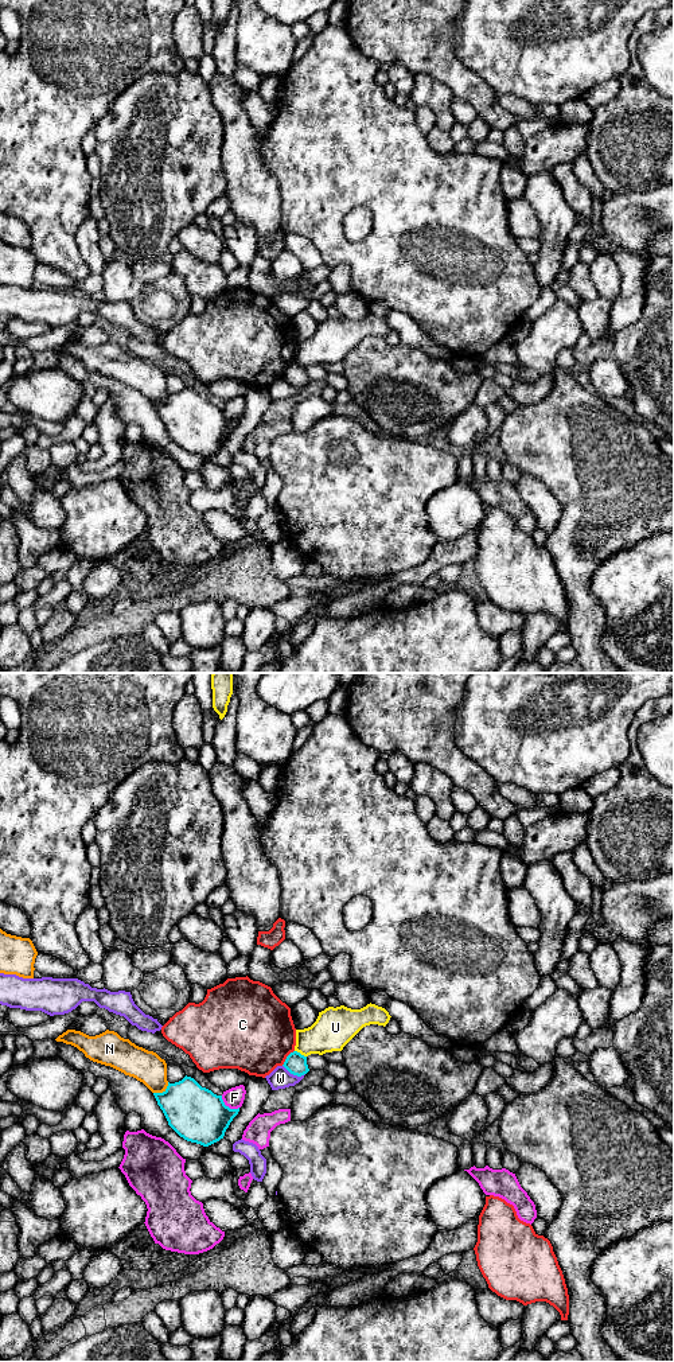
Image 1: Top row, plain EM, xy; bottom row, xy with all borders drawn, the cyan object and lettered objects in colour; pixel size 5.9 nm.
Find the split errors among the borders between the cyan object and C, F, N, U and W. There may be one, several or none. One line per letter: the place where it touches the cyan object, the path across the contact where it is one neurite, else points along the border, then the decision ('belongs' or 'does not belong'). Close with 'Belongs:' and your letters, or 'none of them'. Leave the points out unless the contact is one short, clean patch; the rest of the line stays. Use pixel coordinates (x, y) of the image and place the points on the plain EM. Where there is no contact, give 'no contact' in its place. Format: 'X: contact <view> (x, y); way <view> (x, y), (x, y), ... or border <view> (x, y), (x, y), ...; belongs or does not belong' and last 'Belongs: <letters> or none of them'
C: contact xy (287, 369); does not belong
F: contact xy (228, 417); does not belong
N: contact xy (163, 403); does not belong
U: contact xy (299, 364); border xy (295, 361), (306, 368); does not belong
W: contact xy (293, 385); does not belong
Belongs: none of them

